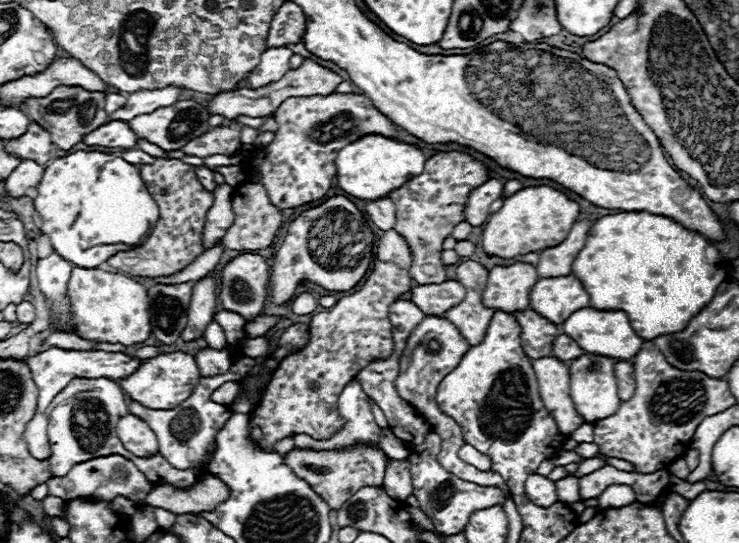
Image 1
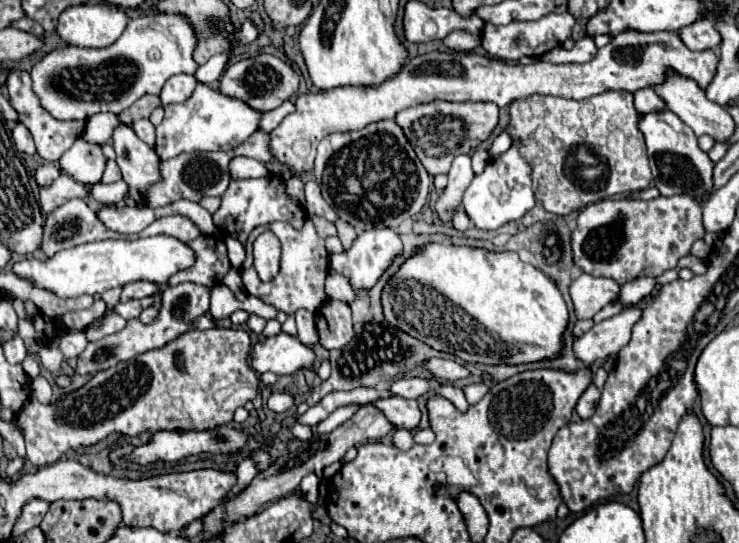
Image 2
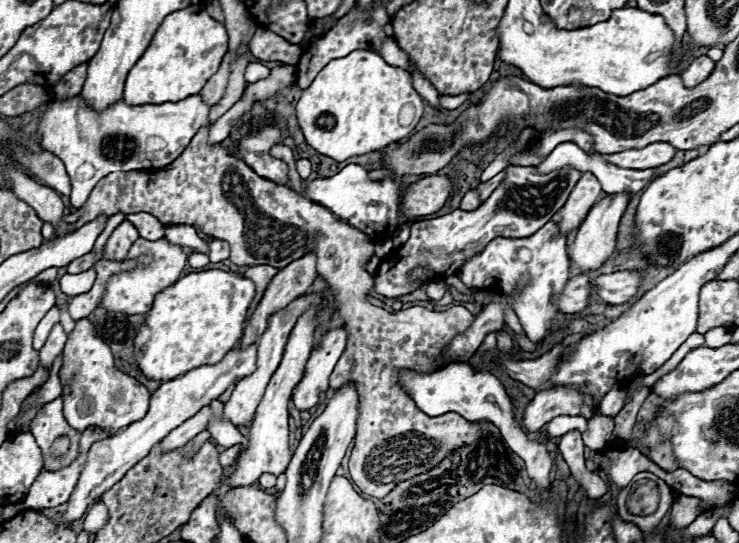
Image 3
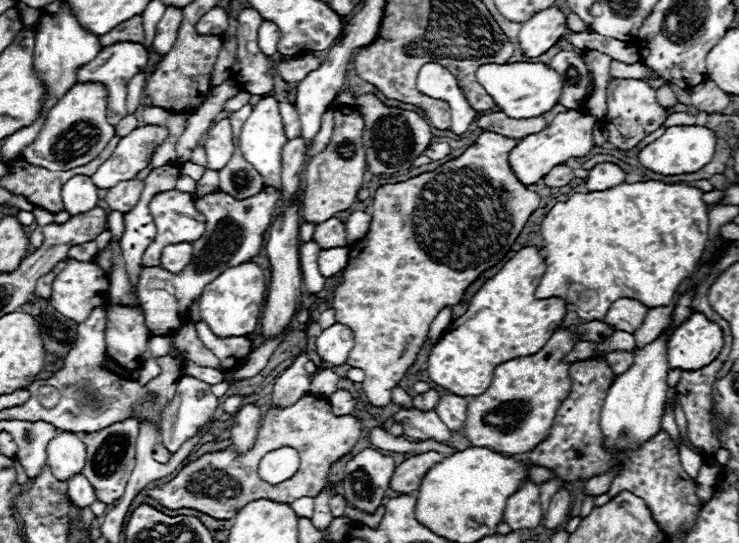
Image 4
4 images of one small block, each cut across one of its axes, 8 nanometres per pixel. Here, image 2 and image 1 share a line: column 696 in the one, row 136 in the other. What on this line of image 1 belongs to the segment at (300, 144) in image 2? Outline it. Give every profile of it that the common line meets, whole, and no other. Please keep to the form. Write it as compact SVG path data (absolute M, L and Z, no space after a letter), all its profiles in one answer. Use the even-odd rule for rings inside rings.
M58 86L44 98L30 98L22 110L30 116L30 120L38 120L38 124L52 134L52 142L60 150L70 150L74 144L82 142L84 134L106 124L108 120L104 110L104 92L88 92L80 86Z

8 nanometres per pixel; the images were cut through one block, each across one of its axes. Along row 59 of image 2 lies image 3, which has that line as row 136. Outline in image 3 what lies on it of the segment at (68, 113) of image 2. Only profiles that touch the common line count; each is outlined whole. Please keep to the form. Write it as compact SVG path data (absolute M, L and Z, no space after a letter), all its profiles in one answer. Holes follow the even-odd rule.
M76 96L60 102L48 102L48 108L38 124L42 136L40 144L60 156L72 180L70 202L72 208L80 208L88 200L92 188L110 172L128 170L152 170L162 168L176 160L190 144L198 128L208 126L208 104L202 96L190 96L176 104L144 104L128 106L124 100L116 102L108 110L94 112L86 102Z

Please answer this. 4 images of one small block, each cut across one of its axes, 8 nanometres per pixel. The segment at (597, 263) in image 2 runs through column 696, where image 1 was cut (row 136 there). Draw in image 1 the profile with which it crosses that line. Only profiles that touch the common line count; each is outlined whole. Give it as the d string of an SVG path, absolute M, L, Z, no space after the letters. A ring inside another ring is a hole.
M232 122L232 126L218 126L210 132L198 136L198 140L190 140L190 144L182 146L180 150L188 156L212 156L212 154L230 154L240 148L240 128L242 124Z

